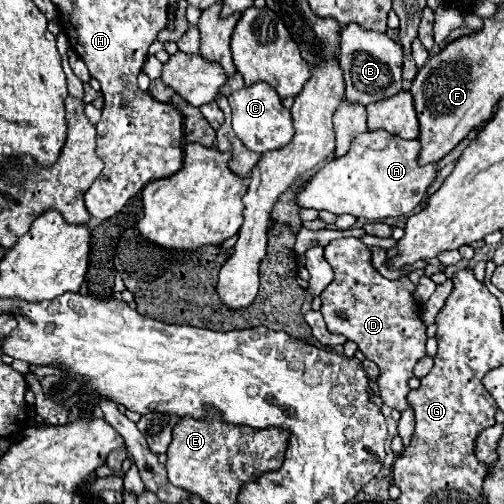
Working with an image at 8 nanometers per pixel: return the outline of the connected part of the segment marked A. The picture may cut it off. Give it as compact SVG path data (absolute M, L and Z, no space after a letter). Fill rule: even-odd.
M383 130L359 134L353 138L353 144L345 156L327 160L323 168L303 184L295 202L303 210L327 210L335 216L351 214L367 220L407 216L423 202L427 188L437 176L437 164L417 164L419 150L421 146L417 140L403 140Z

